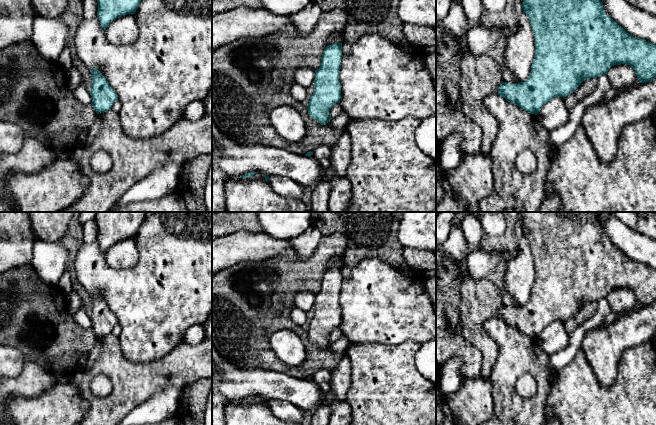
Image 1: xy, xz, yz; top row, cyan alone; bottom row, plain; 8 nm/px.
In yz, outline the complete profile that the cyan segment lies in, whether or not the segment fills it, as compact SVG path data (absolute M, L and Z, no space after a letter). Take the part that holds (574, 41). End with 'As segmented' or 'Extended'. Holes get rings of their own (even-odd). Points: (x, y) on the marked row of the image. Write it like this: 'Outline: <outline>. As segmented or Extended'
Outline: M523 0L520 6L529 18L535 37L535 55L531 72L524 82L503 82L498 87L498 95L525 111L537 115L548 101L556 97L565 98L583 81L606 75L614 65L630 65L640 83L650 82L656 77L656 45L630 35L605 14L601 0Z. As segmented

